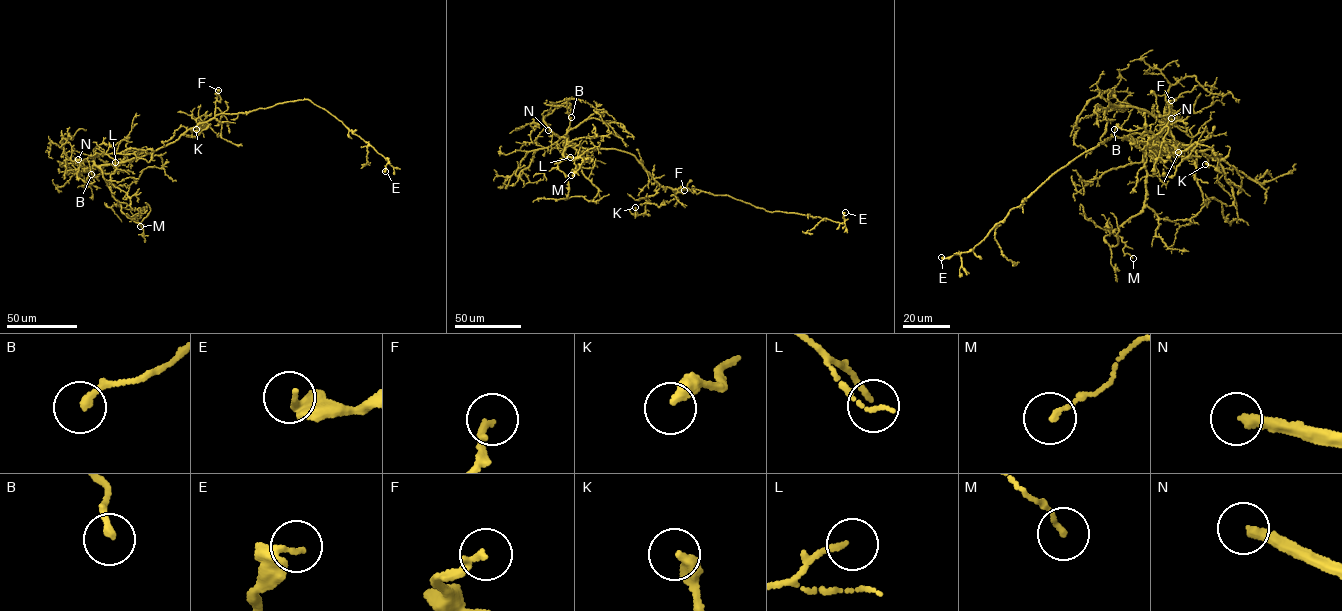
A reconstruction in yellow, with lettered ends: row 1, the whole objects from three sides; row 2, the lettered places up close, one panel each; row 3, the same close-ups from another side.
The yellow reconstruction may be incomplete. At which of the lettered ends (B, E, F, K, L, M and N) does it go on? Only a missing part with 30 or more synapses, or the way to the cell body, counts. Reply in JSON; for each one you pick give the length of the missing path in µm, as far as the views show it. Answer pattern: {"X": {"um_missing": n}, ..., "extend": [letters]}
{"N": {"um_missing": 60}, "extend": ["N"]}

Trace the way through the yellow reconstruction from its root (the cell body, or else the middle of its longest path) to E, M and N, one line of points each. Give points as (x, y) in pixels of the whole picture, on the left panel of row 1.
E: (187, 130), (221, 113), (246, 113), (305, 99), (335, 116), (387, 159), (385, 171)
M: (187, 130), (174, 142), (153, 152), (101, 166), (103, 178), (121, 210), (140, 226)
N: (187, 130), (174, 142), (124, 162), (98, 166), (93, 161), (78, 159)

